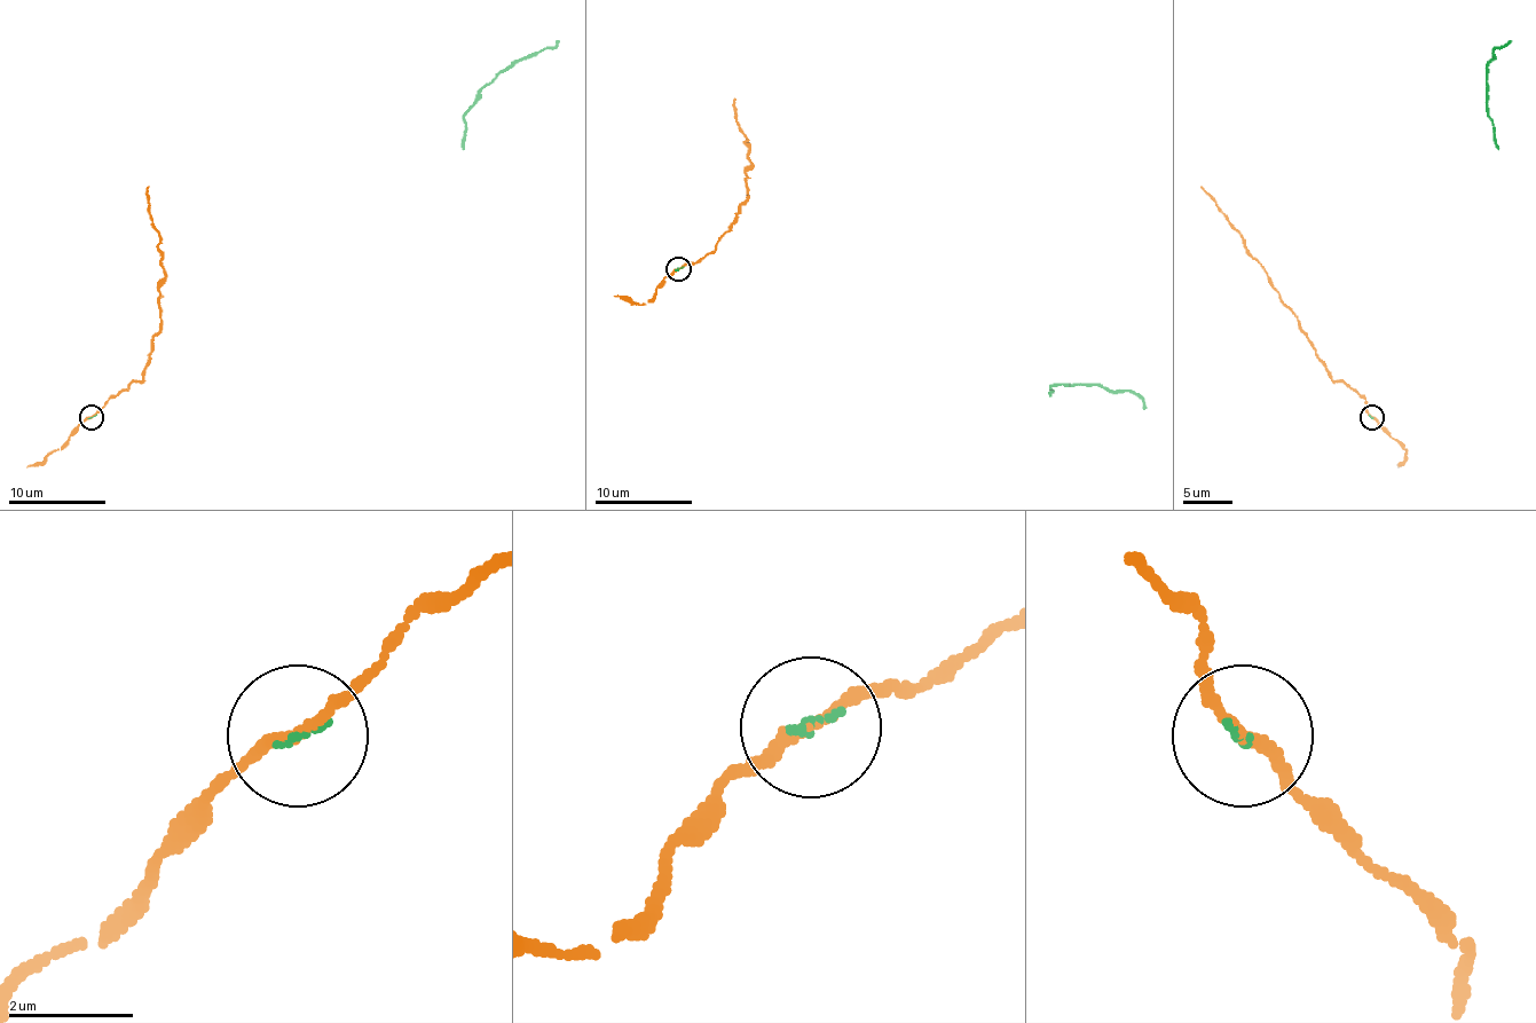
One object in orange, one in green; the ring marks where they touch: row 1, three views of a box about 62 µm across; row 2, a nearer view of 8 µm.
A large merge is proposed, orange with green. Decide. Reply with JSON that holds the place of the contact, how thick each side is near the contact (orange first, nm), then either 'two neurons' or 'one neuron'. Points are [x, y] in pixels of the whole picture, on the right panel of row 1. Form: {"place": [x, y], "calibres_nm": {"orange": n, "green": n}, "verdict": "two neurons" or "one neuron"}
{"place": [1371, 417], "calibres_nm": {"orange": 180, "green": 90}, "verdict": "one neuron"}

